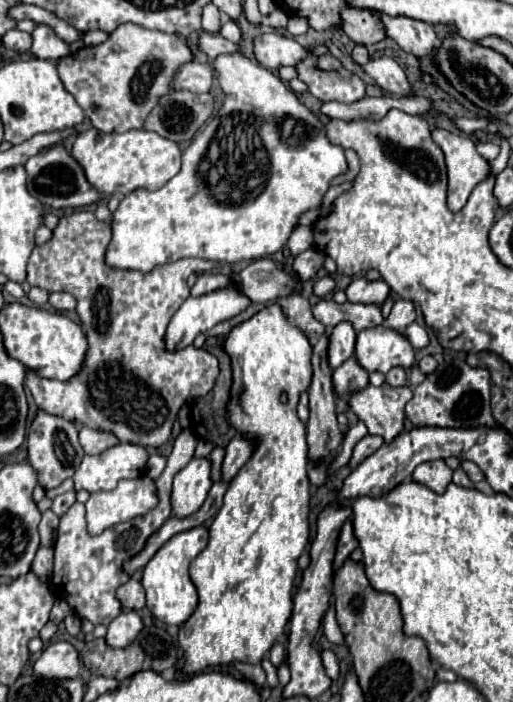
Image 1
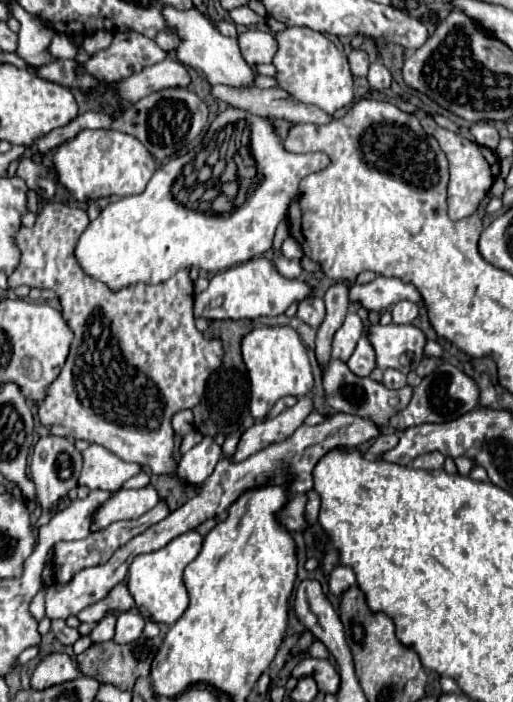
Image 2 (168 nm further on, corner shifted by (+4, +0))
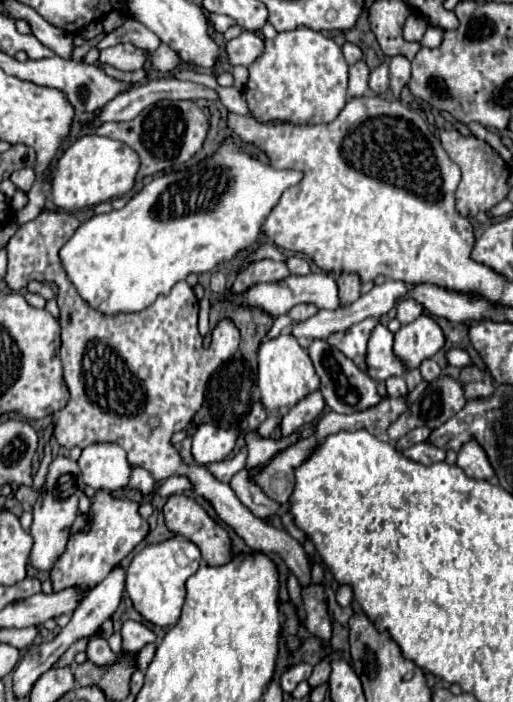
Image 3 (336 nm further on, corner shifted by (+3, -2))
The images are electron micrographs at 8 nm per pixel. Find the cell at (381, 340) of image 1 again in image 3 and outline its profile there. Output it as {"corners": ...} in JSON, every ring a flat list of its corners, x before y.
{"corners":[[419,316,415,322,401,326,395,332,393,352,405,370,417,368,445,344,439,324,429,316]]}

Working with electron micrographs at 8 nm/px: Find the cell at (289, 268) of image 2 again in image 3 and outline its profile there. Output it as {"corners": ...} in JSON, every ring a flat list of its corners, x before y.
{"corners":[[257,260,253,262,249,268,245,268,235,284,231,286,231,290,235,292,241,292,245,288,249,288,251,284,257,284,257,282,277,282,277,280,283,280,287,278,291,272,287,268,285,262,275,262,275,260]]}

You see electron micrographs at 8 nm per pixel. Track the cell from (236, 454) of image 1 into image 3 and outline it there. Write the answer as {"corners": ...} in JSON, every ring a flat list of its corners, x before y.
{"corners":[[319,390,311,392,309,396,305,396,301,402,297,402,281,420,281,436,287,438,289,434,293,434,295,430,299,430,301,426,307,426,311,422,315,422,317,416,321,416,325,408,325,400,321,396]]}

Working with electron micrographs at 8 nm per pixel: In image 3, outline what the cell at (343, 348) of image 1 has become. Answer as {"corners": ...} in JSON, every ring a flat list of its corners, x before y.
{"corners":[[363,320,355,326,351,326,347,332,337,332,329,336,329,344,341,350,347,358,351,358,359,368,363,368,363,356,367,348,367,336,371,328,377,324,377,320]]}

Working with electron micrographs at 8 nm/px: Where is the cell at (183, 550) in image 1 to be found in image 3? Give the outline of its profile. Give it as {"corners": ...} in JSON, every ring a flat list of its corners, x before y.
{"corners":[[169,538,143,548,127,568,125,590,133,600,133,608,155,626,175,626,185,600,185,580,197,572,201,564,199,548,187,538]]}

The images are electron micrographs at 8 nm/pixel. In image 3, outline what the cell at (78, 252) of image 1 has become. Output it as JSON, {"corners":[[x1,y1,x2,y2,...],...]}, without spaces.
{"corners":[[43,210,33,222,27,222,19,226,15,236,7,242,7,276,5,282,13,292,19,292,27,286,27,278,37,278,39,282,53,282,59,288,57,304,59,304,59,324,61,324,61,362,63,362,63,378,69,388,69,402,65,410,59,410,53,414,53,436,55,440,65,448,87,448,91,444,101,442,115,442,127,452,127,460,131,466,145,468,157,482,163,482,171,476,187,476,191,480,193,492,197,496,203,496,217,516,235,530,243,542,253,550,271,550,279,554,289,570,297,576,301,588,309,588,313,584,311,580,311,560,307,552,303,550,301,542,297,542,287,530,275,528,259,518,255,518,235,496,233,488,229,484,219,482,205,466,197,464,185,464,179,456,179,452,171,444,173,432,185,428,191,424,195,412,201,408,205,398,205,386,209,376,220,368,225,360,229,360,237,346,239,346,239,330,229,322,221,320,219,326,213,330,213,342,208,347,203,347,203,338,197,330,197,296,193,288,181,280,175,284,175,288,167,296,159,296,151,306,147,306,141,312,131,314,113,314,107,316,95,308,91,308,75,290,73,282,69,280,61,260,59,250,61,246,73,236,73,232,79,228,79,220,61,210]]}

